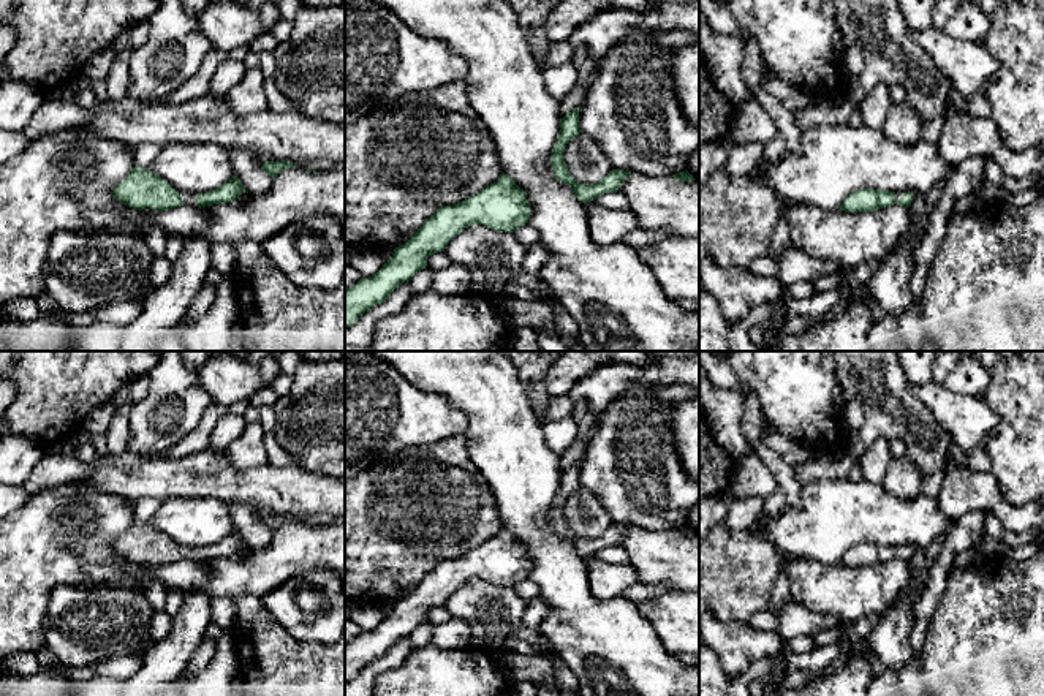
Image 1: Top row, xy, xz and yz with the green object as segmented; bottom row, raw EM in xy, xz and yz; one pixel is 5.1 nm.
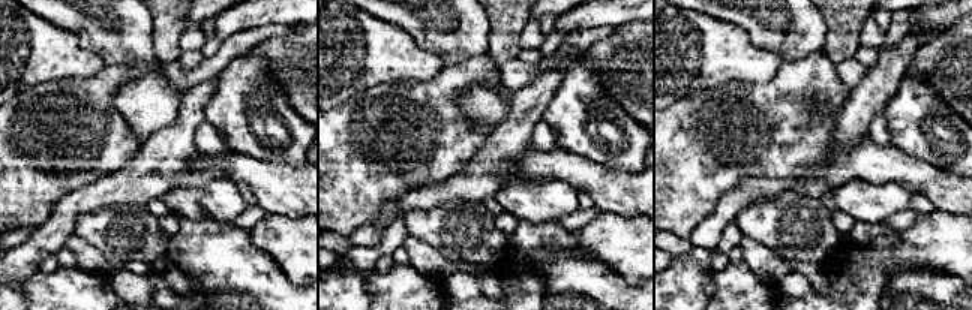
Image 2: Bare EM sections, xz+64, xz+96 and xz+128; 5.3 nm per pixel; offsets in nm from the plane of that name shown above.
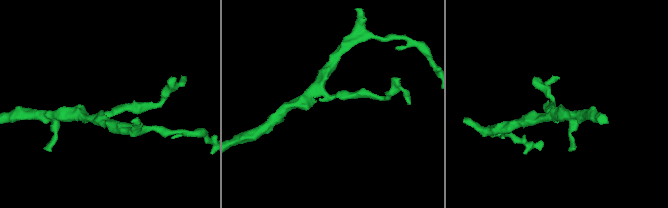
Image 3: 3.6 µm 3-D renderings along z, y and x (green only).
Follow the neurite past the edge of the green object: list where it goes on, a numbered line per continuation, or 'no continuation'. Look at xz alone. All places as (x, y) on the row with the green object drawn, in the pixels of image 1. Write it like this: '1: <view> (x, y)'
no continuation

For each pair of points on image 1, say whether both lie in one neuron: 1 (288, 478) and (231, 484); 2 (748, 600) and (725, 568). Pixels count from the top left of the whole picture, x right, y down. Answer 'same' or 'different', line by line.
1: same
2: same

